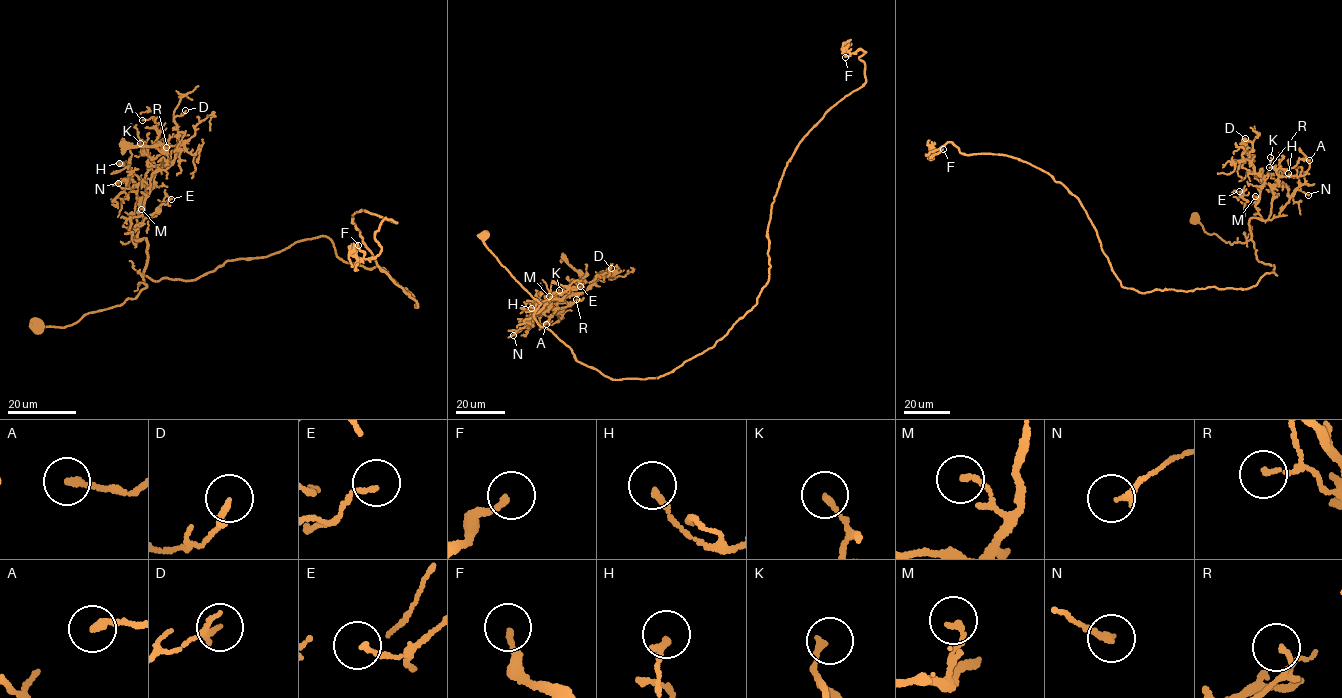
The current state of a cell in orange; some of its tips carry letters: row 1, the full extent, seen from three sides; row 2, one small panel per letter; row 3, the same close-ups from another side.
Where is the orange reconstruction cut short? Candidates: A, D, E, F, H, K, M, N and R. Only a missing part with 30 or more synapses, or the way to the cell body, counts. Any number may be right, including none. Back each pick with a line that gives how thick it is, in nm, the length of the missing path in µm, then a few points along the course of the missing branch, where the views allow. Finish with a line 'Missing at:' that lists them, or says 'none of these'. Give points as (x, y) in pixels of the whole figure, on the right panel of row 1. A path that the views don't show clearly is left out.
Missing at: none of these

